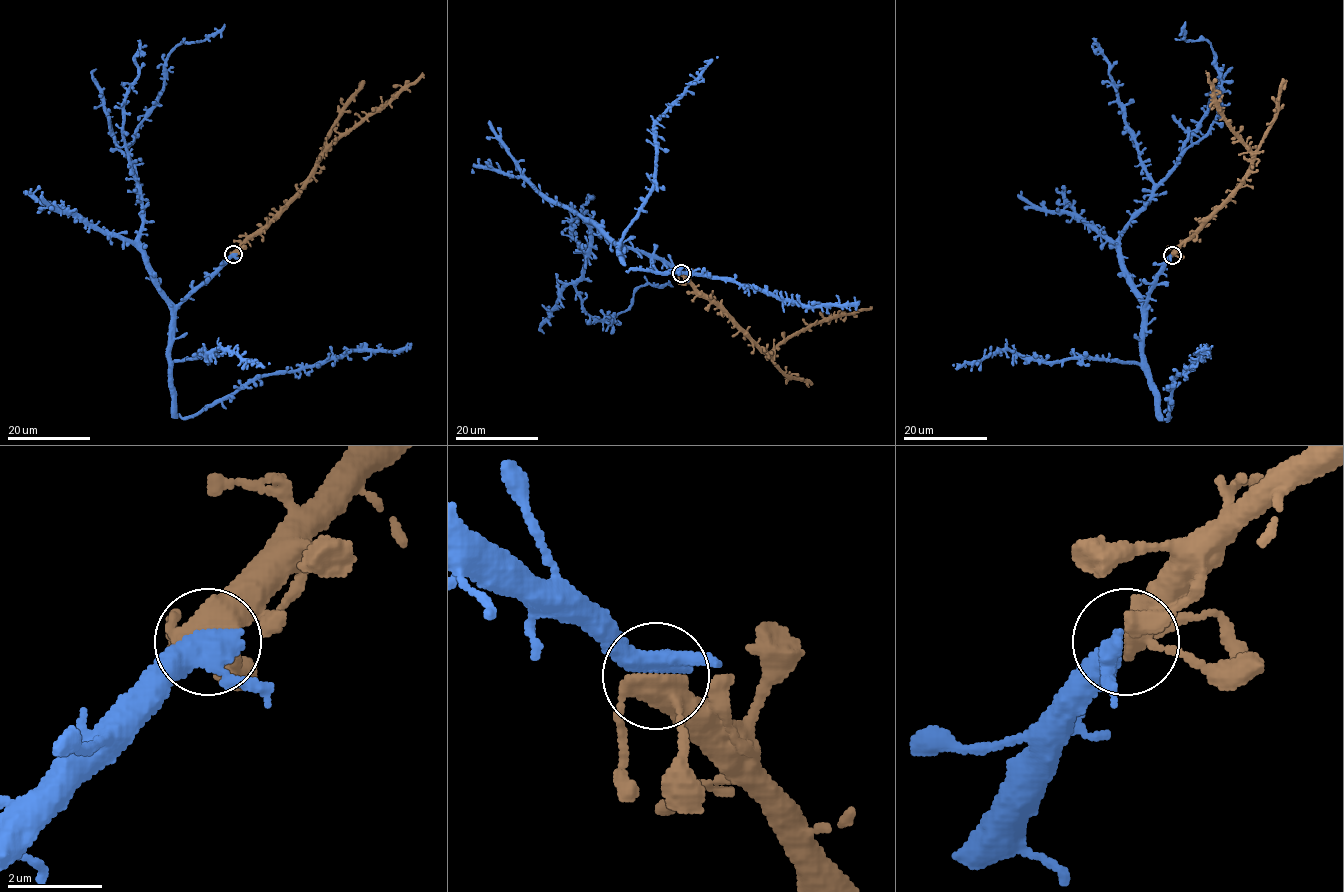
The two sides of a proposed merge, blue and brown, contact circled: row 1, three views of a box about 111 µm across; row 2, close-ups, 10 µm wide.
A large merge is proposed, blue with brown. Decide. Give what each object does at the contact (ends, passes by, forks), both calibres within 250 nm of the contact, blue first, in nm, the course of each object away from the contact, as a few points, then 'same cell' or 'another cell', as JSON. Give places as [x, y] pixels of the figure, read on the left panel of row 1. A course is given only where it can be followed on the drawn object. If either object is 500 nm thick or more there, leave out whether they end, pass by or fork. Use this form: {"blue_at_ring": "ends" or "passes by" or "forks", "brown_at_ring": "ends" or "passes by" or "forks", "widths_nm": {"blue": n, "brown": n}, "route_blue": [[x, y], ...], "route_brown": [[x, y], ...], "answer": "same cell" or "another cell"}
{"blue_at_ring": "passes by", "brown_at_ring": "forks", "widths_nm": {"blue": 440, "brown": 400}, "route_blue": [[234, 254], [175, 305], [138, 241], [141, 184], [127, 149], [163, 86], [168, 54], [224, 24]], "route_brown": [[234, 254], [298, 192], [324, 153], [424, 74]], "answer": "same cell"}

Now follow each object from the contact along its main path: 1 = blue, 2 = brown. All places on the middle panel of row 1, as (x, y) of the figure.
1: (682, 273), (619, 246), (586, 222), (589, 260), (575, 289), (593, 318), (611, 322), (640, 286), (672, 286)
2: (682, 273), (764, 352), (772, 352), (788, 338), (817, 322), (872, 307)

